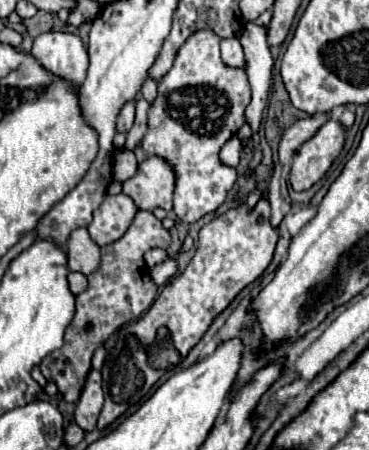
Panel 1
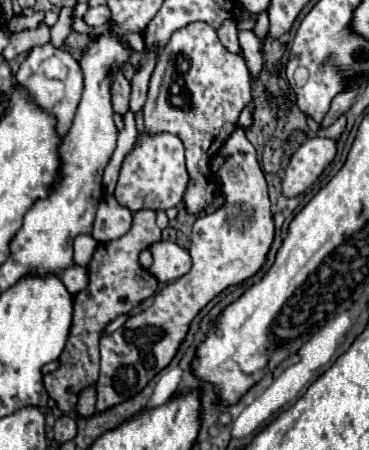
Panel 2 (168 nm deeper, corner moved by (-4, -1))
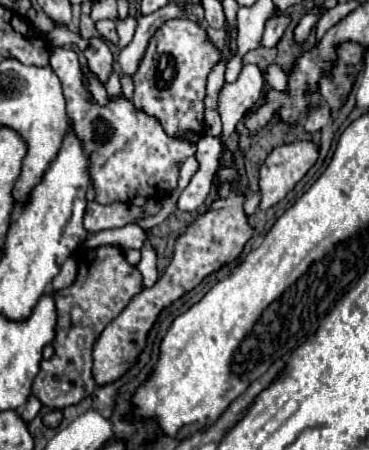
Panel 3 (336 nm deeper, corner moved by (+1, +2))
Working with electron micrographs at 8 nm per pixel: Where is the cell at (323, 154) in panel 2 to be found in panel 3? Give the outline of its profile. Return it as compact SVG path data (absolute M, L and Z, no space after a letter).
M295 141L275 147L261 167L261 209L269 209L303 179L303 175L315 165L319 147L313 141Z

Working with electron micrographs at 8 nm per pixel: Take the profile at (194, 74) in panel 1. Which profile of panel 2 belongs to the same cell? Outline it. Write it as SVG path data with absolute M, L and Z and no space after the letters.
M192 22L192 24L176 30L176 34L172 34L172 38L168 40L168 46L164 46L162 52L158 54L156 68L150 78L148 98L142 108L144 126L146 126L148 134L168 132L182 140L184 148L186 148L186 166L188 166L188 174L190 174L190 184L184 194L184 206L190 214L198 214L208 204L212 204L212 200L216 198L218 184L208 168L208 160L222 148L222 144L234 132L234 128L238 126L238 116L250 100L252 100L252 96L250 96L248 66L246 66L242 54L228 52L220 44L216 30L212 26L208 26L206 22Z

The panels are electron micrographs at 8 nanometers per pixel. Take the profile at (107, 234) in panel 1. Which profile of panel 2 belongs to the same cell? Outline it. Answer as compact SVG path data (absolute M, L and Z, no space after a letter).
M104 196L96 212L92 238L96 238L98 242L116 240L130 230L130 224L132 224L132 212L120 206L114 196Z

